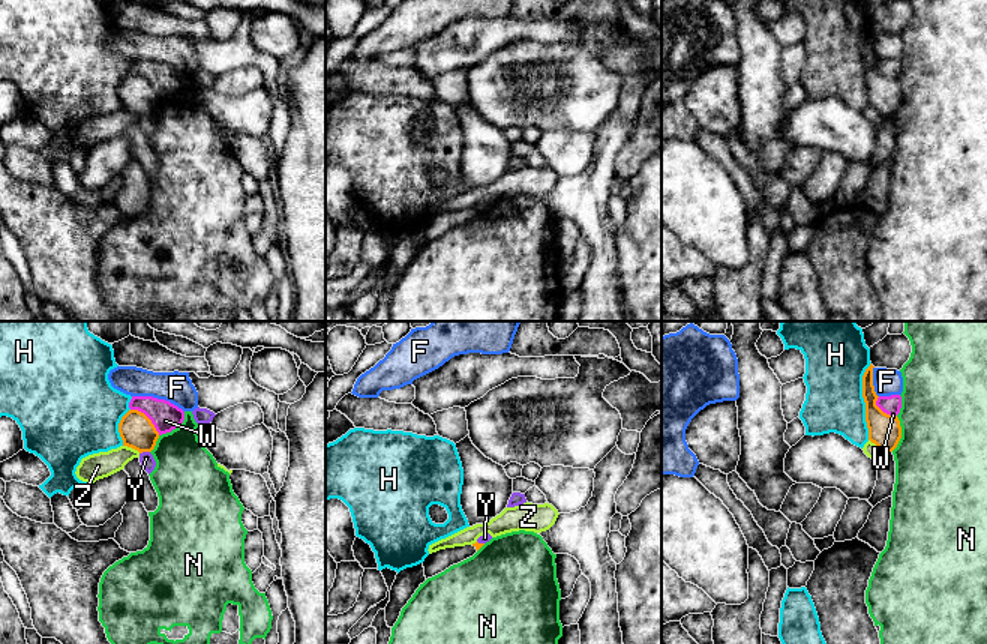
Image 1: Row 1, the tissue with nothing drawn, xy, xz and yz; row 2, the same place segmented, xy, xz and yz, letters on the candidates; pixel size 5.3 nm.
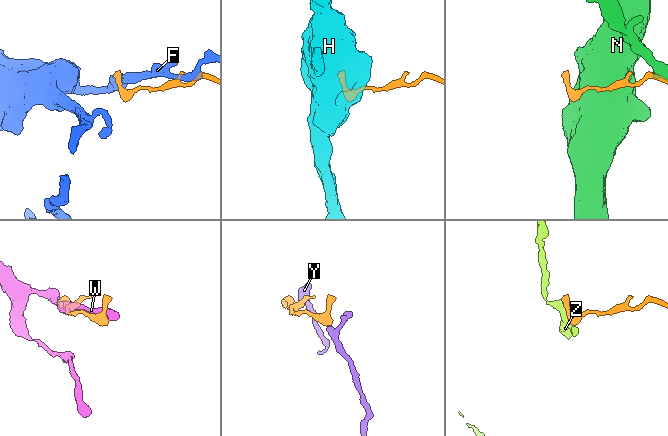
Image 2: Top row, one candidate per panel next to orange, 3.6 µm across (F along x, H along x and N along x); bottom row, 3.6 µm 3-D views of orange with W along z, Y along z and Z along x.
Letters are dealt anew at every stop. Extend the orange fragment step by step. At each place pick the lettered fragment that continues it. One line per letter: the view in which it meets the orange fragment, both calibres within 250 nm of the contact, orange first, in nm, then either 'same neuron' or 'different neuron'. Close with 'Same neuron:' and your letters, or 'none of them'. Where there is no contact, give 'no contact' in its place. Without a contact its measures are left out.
F: meets orange in yz; 150 nm thick on the orange side, 140 nm on the other; different neuron
H: meets orange in yz; 170 nm thick on the orange side, 320 nm on the other; different neuron
N: meets orange in yz; 170 nm thick on the orange side, 480 nm on the other; different neuron
W: meets orange in xy; 190 nm thick on the orange side, 160 nm on the other; different neuron
Y: meets orange in xy; 190 nm thick on the orange side, 80 nm on the other; different neuron
Z: meets orange in xy; 190 nm thick on the orange side, 140 nm on the other; different neuron
Same neuron: none of them

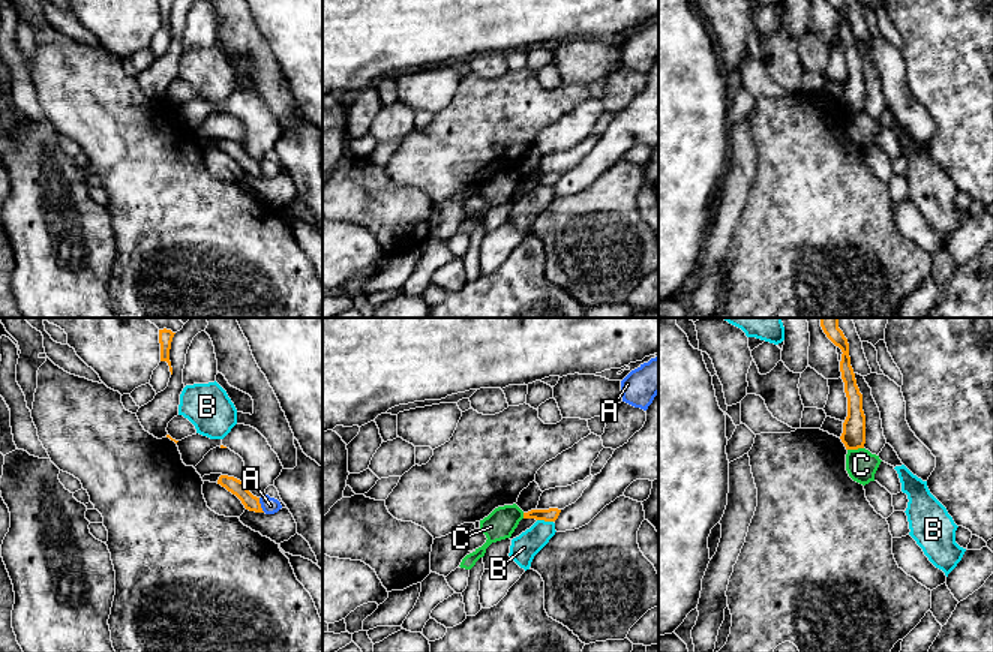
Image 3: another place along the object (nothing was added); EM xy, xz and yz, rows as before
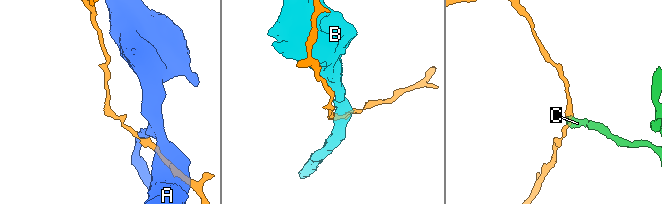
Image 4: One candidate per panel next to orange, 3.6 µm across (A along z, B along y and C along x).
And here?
A: meets orange in xy; 90 nm thick on the orange side, 90 nm on the other; different neuron
B: meets orange in xz; 70 nm thick on the orange side, 140 nm on the other; different neuron
C: meets orange in yz; 130 nm thick on the orange side, 170 nm on the other; different neuron
Same neuron: none of them

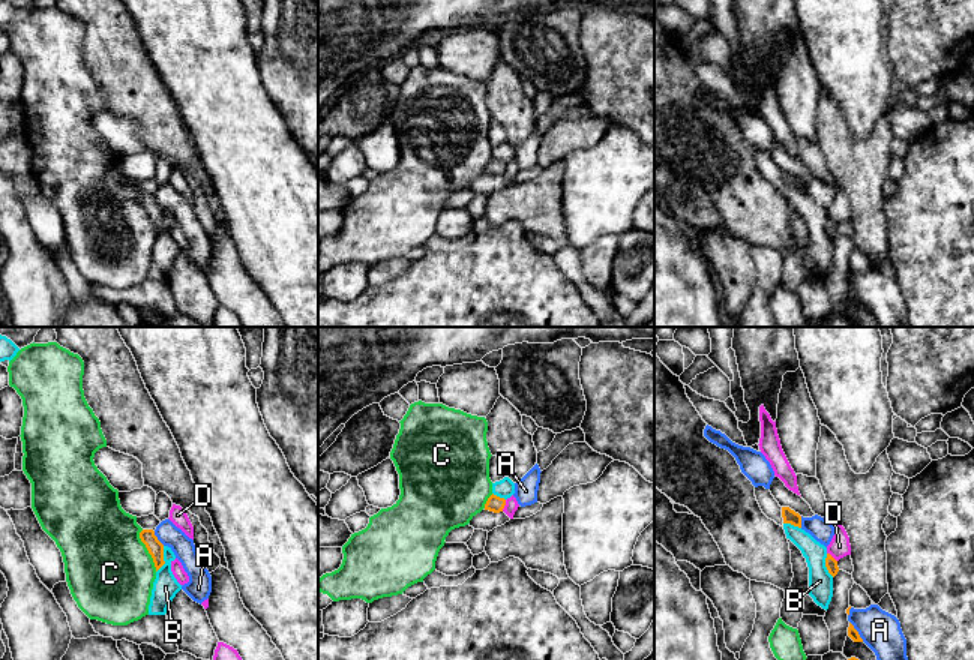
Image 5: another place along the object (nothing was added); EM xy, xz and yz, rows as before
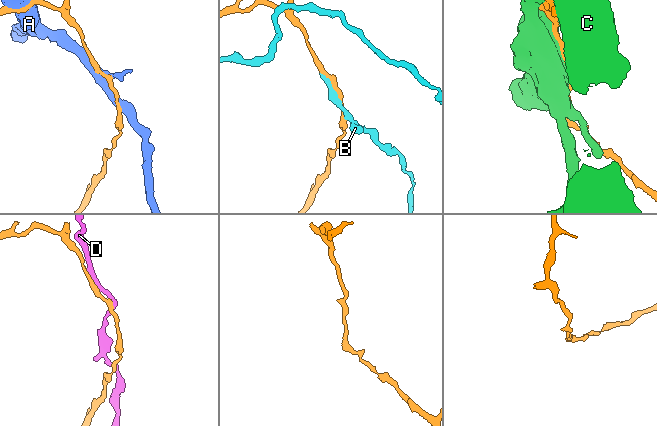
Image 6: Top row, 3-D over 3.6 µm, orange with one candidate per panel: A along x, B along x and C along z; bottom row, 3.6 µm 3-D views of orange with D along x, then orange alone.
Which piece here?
A: meets orange in yz; 60 nm thick on the orange side, 220 nm on the other; different neuron
B: meets orange in xy; 90 nm thick on the orange side, 140 nm on the other; different neuron
C: meets orange in xy; 90 nm thick on the orange side, 460 nm on the other; different neuron
D: meets orange in xz; 90 nm thick on the orange side, 70 nm on the other; different neuron
Same neuron: none of them

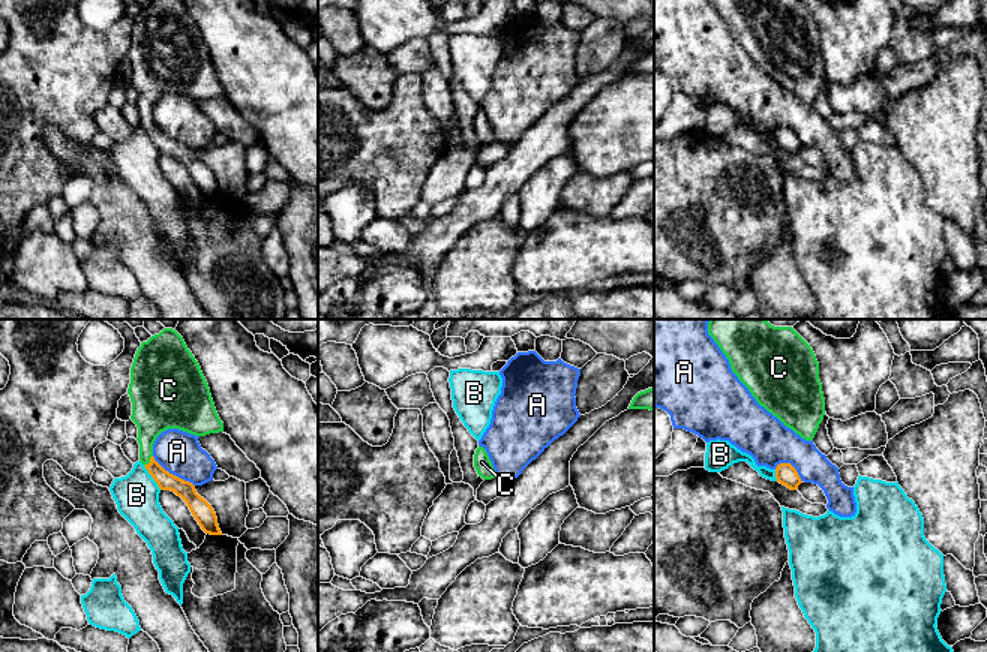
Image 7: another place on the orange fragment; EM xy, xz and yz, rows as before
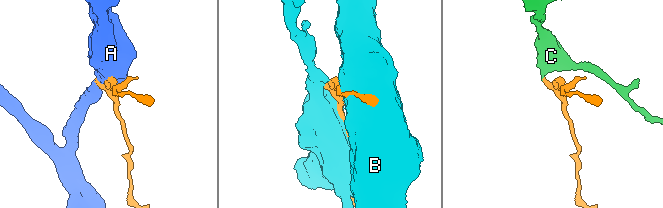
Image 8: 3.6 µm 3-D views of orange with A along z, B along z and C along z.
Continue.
A: meets orange in xy; 110 nm thick on the orange side, 240 nm on the other; different neuron
B: meets orange in xy; 100 nm thick on the orange side, 240 nm on the other; different neuron
C: meets orange in xy; 100 nm thick on the orange side, 220 nm on the other; same neuron
Same neuron: C

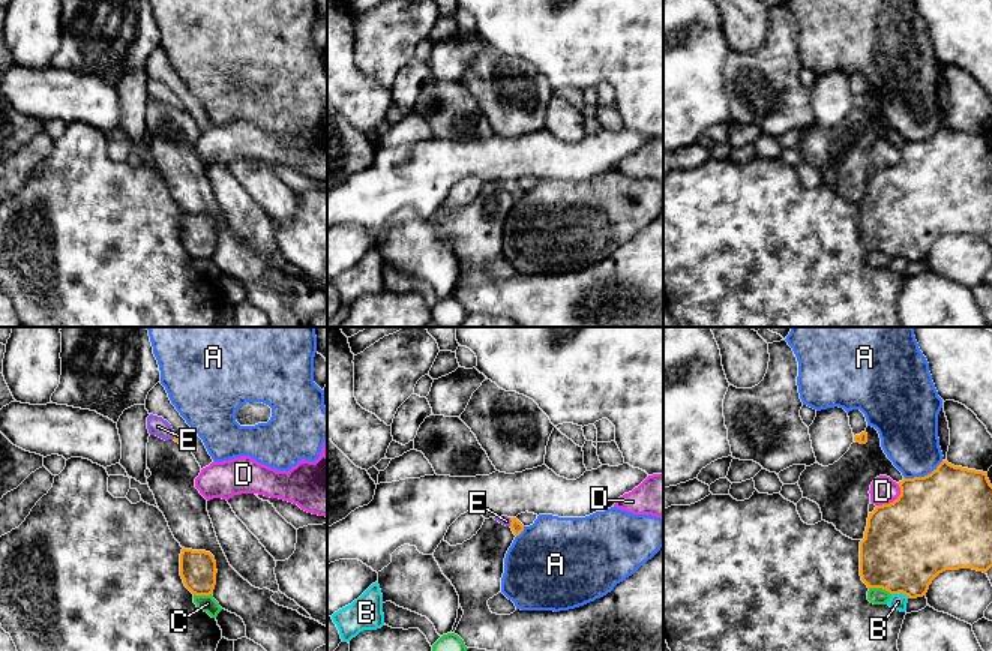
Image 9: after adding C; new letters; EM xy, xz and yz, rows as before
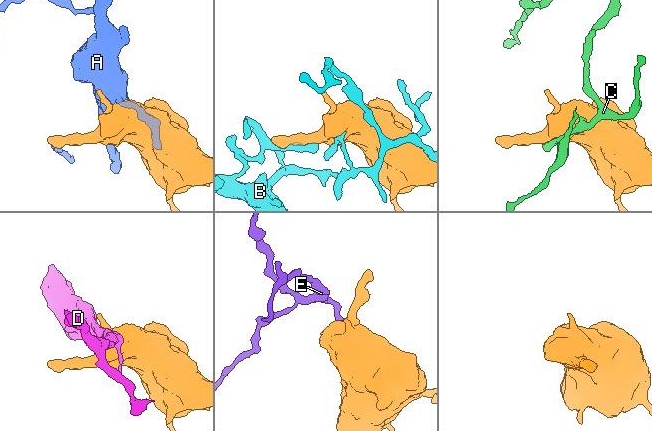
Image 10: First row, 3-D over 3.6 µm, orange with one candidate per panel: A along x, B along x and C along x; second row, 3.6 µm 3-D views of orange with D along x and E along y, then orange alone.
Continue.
A: meets orange in yz; 500 nm thick on the orange side, 320 nm on the other; different neuron
B: meets orange in yz; 460 nm thick on the orange side, 90 nm on the other; different neuron
C: meets orange in yz; 460 nm thick on the orange side, 90 nm on the other; different neuron
D: meets orange in yz; 500 nm thick on the orange side, 140 nm on the other; different neuron
E: meets orange in xz; 70 nm thick on the orange side, 50 nm on the other; same neuron
Same neuron: E

